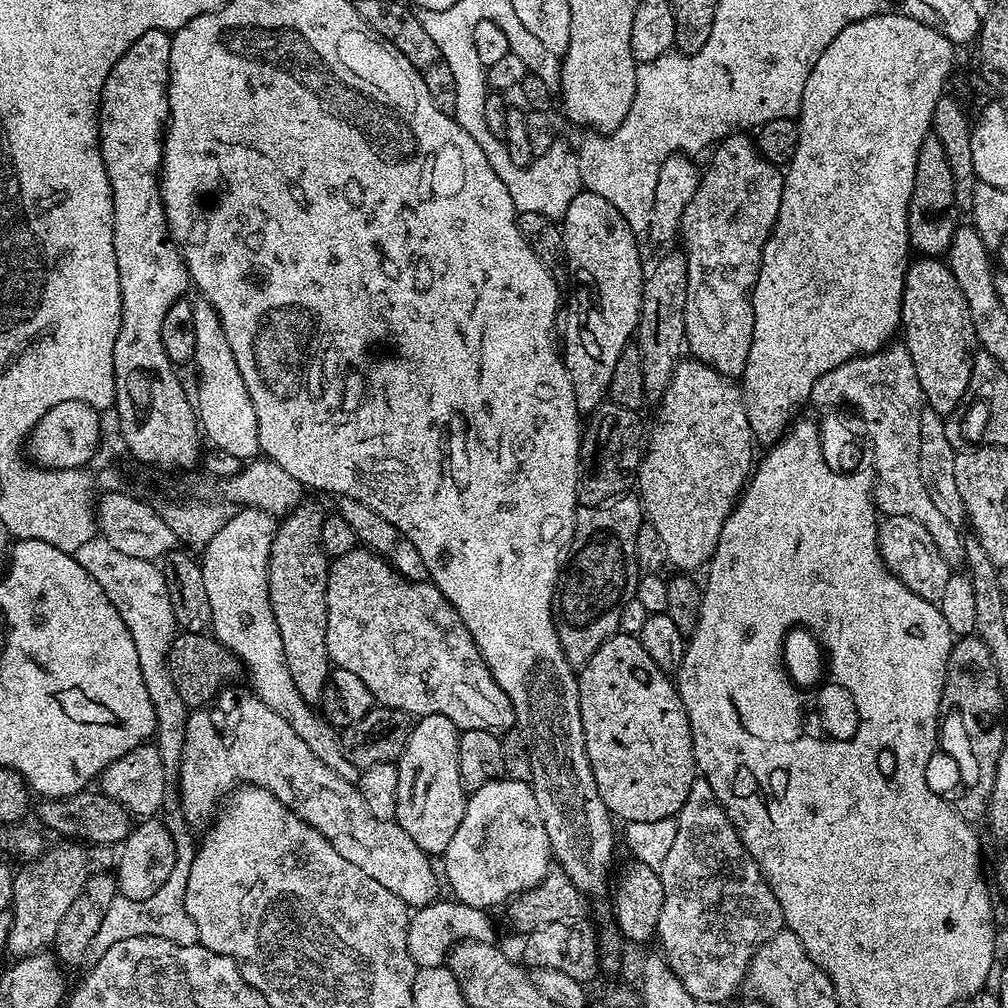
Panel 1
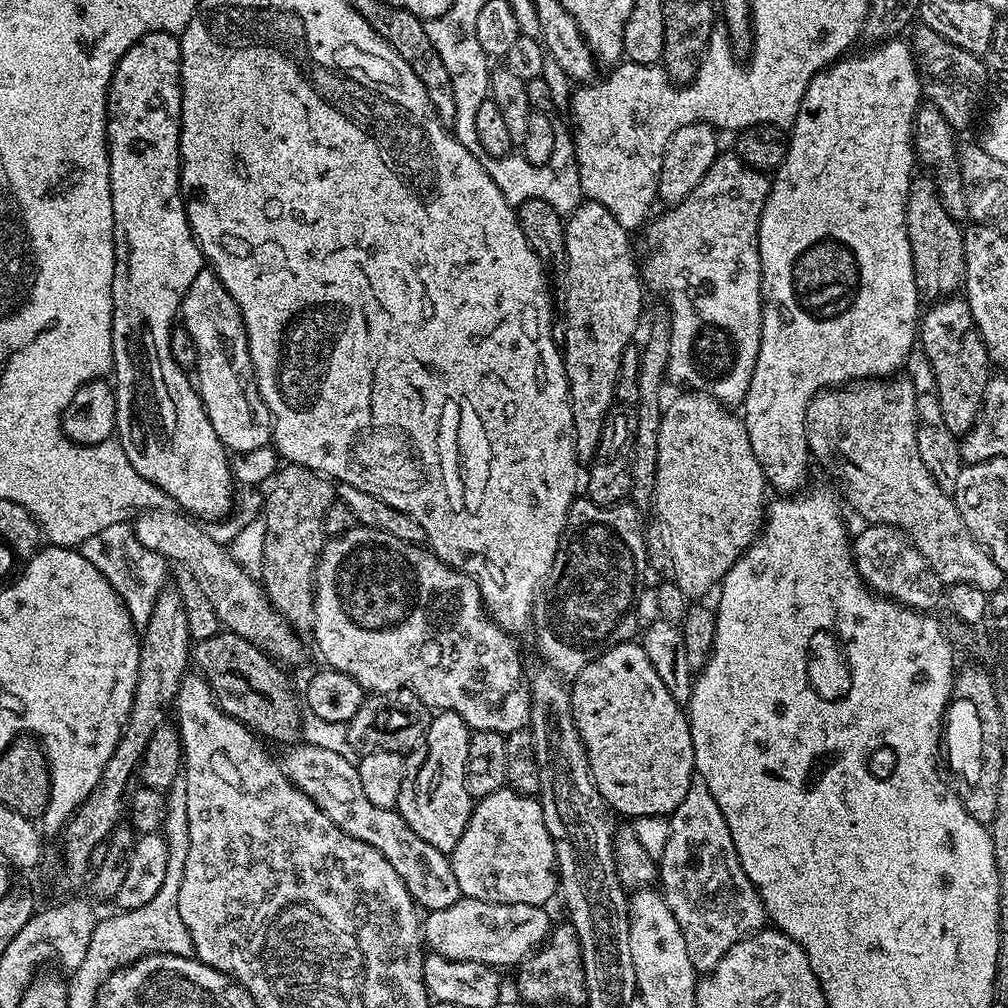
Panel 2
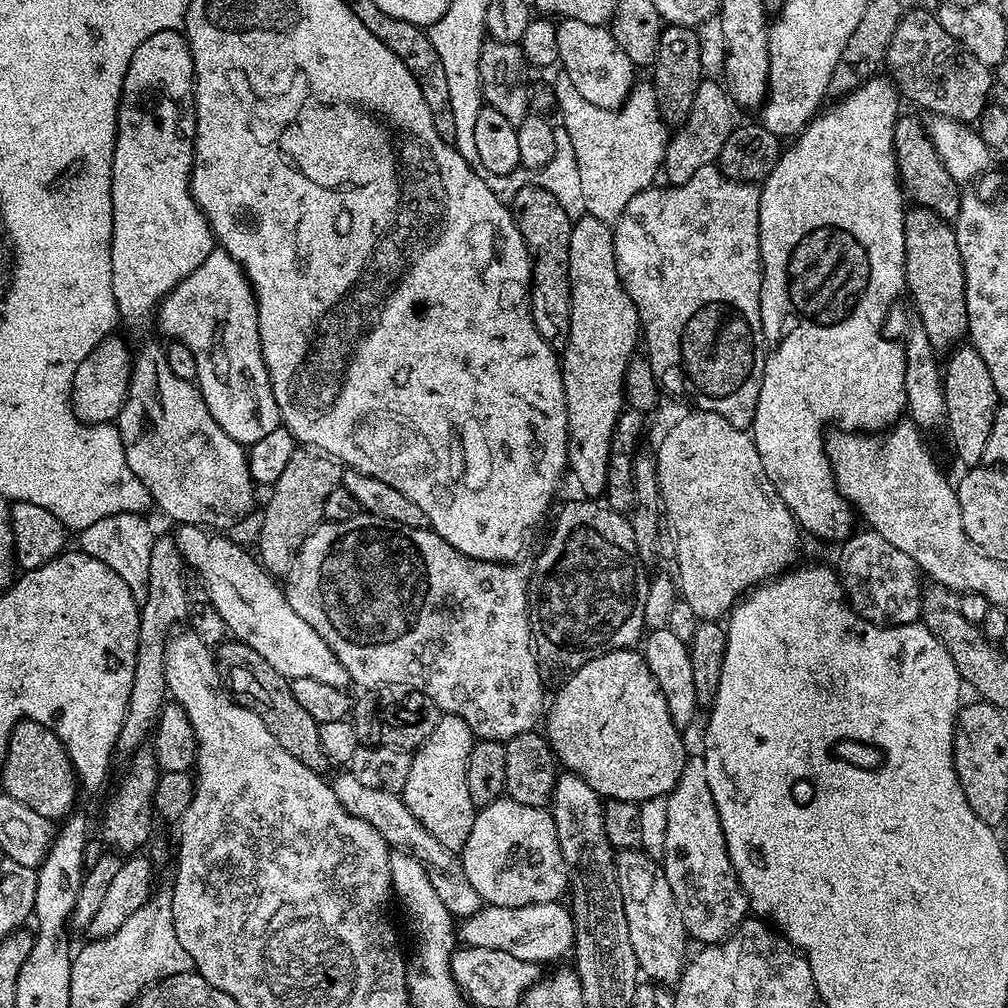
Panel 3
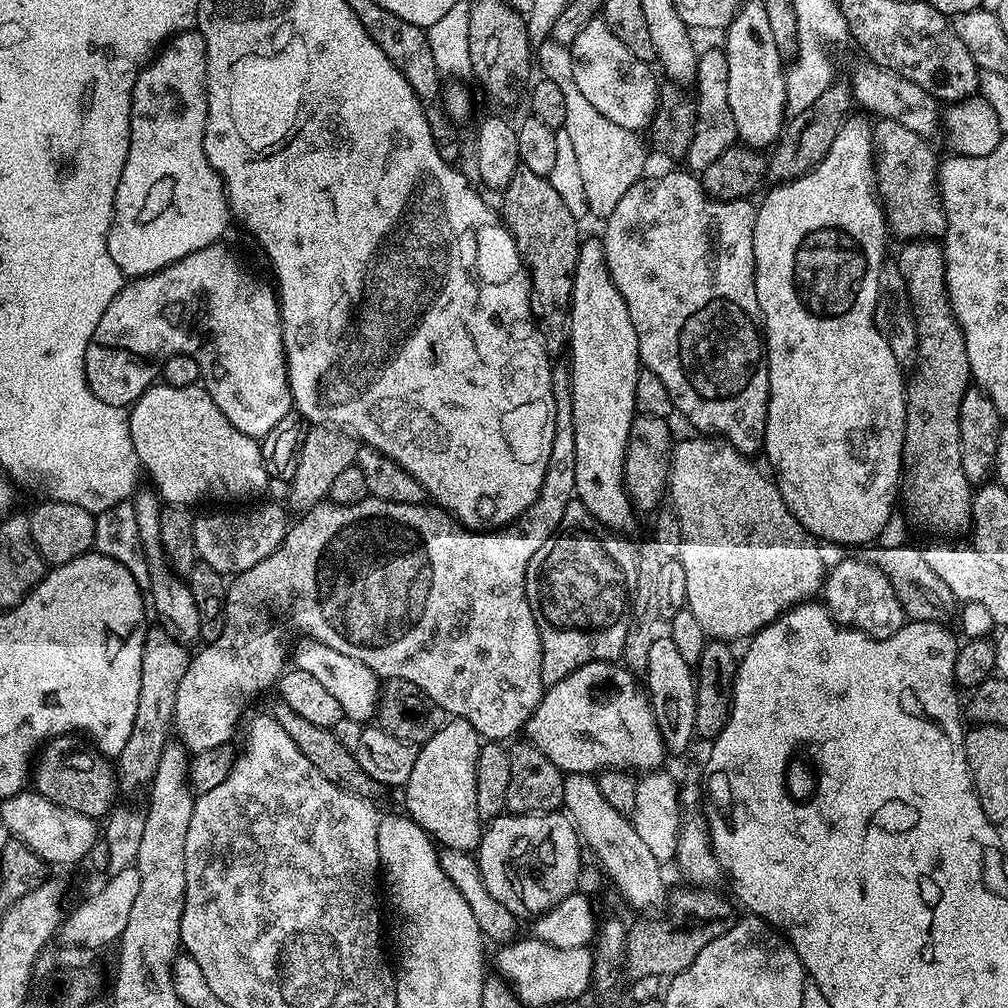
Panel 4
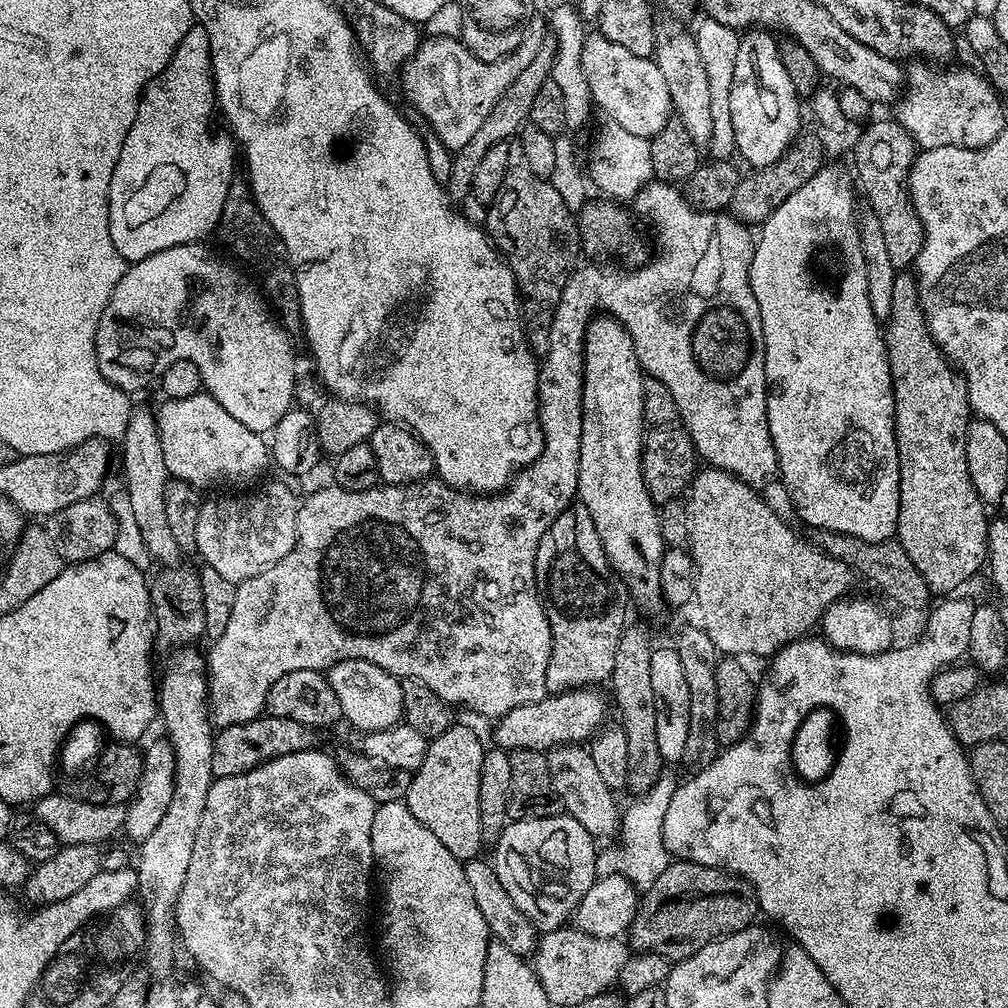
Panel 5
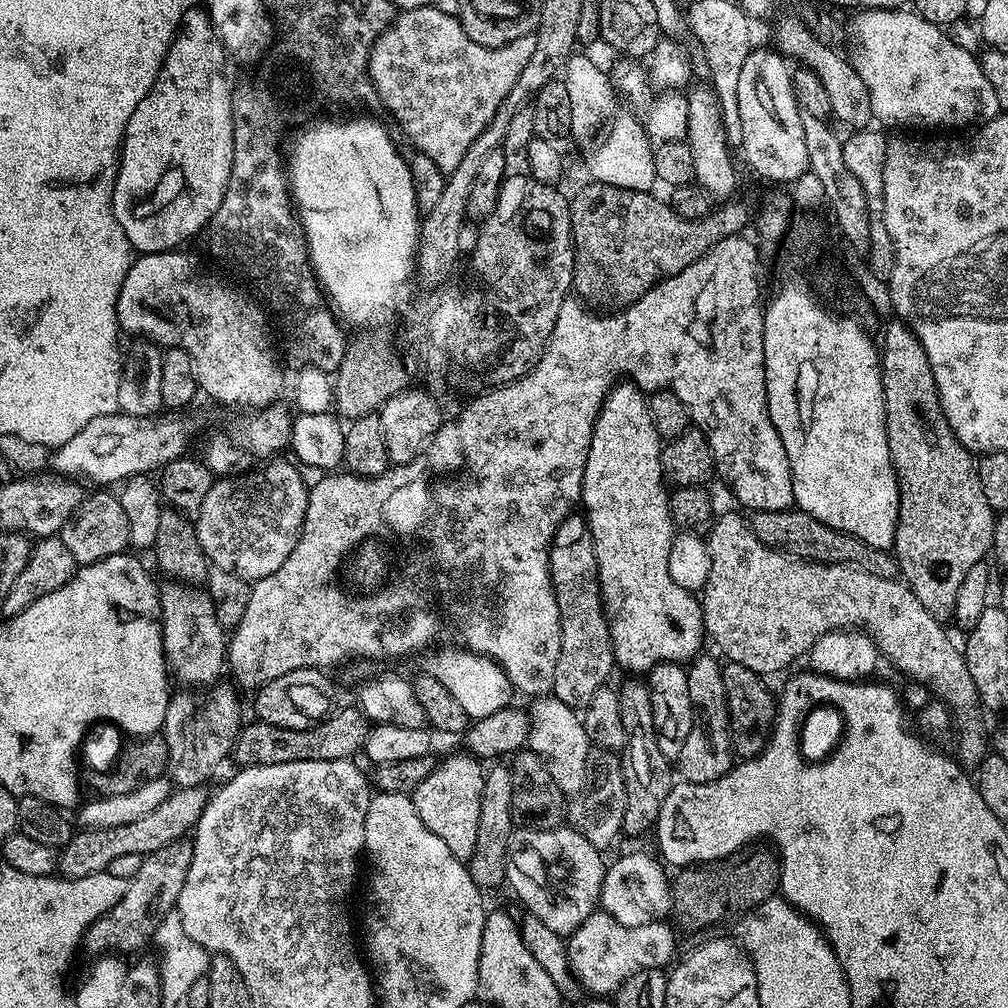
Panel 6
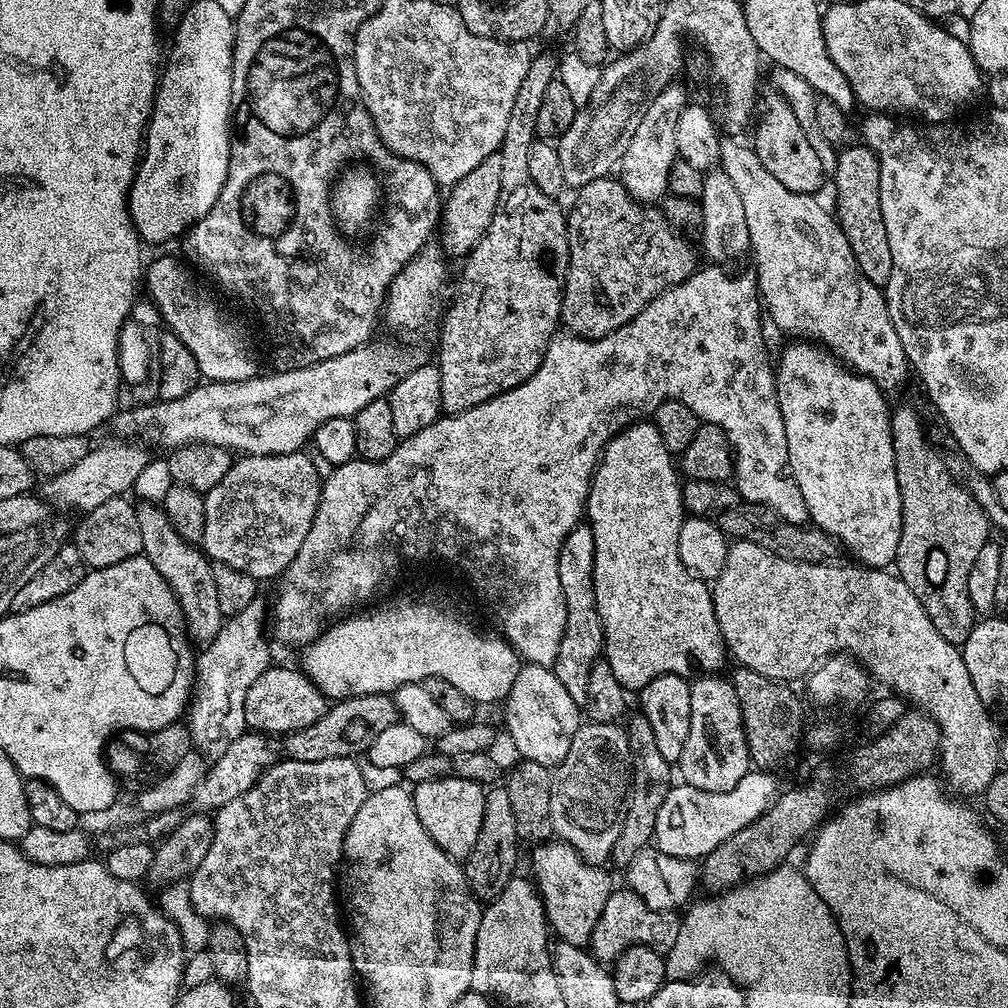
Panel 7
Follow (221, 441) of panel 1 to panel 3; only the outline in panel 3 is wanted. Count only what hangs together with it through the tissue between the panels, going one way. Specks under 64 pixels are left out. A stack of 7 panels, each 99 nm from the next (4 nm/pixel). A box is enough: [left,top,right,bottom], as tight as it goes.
[154,250,281,446]

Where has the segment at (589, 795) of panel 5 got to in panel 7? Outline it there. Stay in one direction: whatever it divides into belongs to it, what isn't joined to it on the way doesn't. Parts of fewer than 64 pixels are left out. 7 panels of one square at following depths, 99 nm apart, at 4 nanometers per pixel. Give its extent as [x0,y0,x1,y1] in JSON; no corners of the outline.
[503,663,582,770]

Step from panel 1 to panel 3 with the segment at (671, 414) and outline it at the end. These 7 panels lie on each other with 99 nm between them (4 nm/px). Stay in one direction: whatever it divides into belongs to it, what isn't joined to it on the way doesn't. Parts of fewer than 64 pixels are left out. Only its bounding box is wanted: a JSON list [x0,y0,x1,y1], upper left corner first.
[655,410,802,620]

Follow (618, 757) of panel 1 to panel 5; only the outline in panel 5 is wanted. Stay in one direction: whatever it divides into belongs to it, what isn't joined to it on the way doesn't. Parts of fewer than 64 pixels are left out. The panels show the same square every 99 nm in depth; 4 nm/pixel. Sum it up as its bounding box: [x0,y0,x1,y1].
[492,686,605,753]

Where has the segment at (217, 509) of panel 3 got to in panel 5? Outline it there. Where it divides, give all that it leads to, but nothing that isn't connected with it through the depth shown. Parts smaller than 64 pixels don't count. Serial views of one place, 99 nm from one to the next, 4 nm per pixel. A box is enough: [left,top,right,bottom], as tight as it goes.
[156,390,270,490]

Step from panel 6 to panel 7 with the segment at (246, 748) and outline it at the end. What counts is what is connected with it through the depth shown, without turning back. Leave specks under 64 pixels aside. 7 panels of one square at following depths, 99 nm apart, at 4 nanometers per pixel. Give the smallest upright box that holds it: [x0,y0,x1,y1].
[283,692,398,762]

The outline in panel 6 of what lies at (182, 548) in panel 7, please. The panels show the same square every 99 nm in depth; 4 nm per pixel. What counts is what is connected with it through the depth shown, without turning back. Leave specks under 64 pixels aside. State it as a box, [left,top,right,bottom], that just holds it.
[159,582,228,686]

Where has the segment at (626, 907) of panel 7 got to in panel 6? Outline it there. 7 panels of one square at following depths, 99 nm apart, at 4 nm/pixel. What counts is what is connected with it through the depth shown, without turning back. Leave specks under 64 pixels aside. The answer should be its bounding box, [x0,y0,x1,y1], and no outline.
[567,910,676,994]

